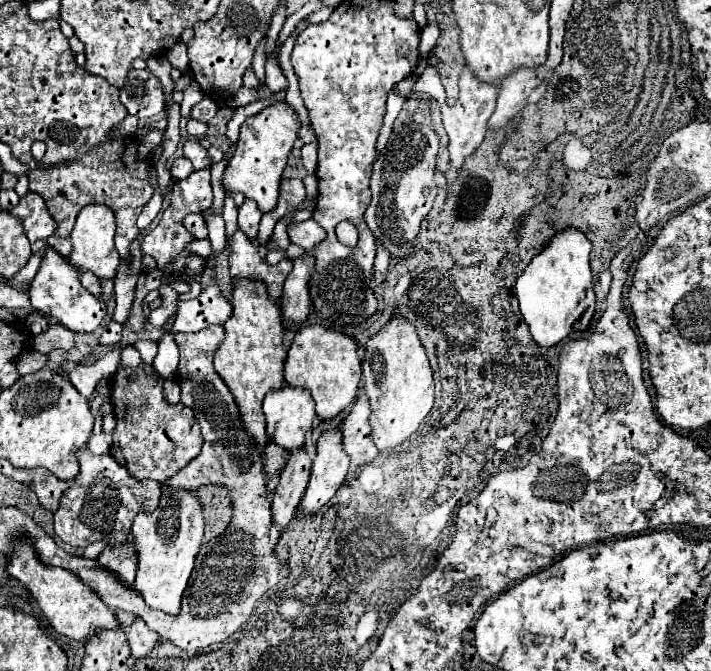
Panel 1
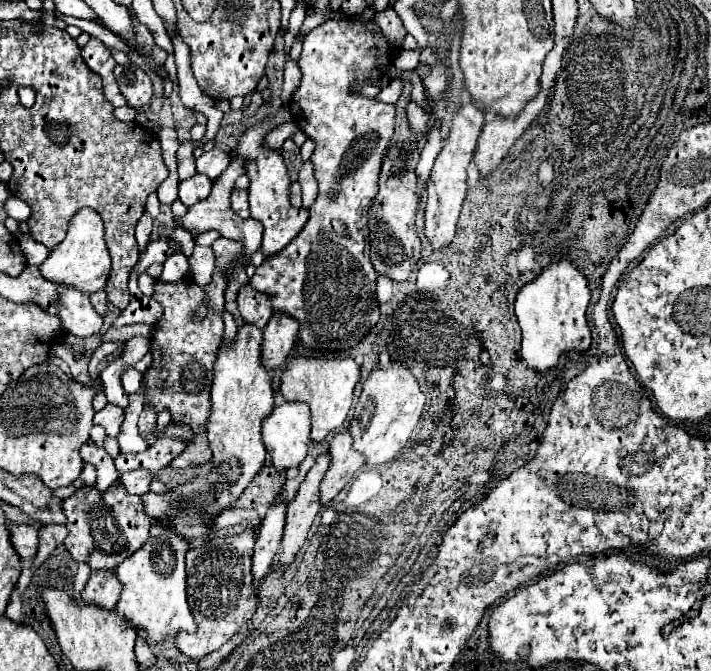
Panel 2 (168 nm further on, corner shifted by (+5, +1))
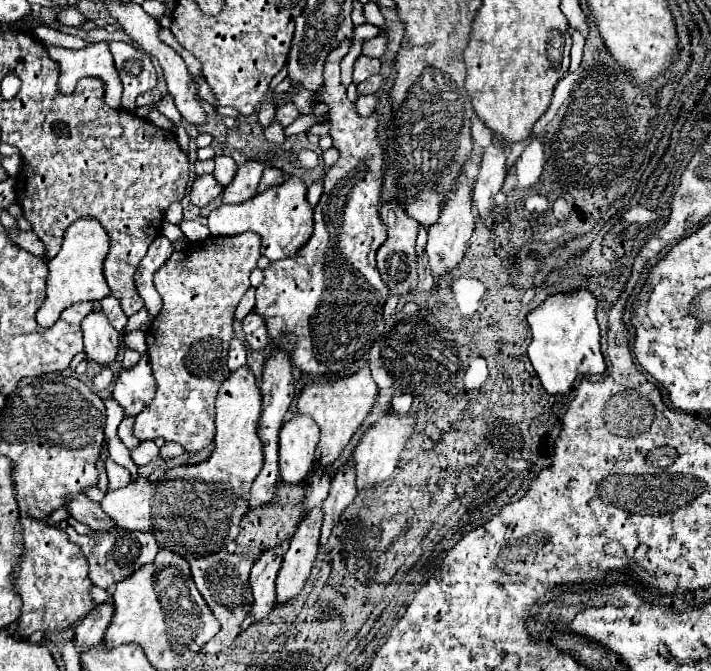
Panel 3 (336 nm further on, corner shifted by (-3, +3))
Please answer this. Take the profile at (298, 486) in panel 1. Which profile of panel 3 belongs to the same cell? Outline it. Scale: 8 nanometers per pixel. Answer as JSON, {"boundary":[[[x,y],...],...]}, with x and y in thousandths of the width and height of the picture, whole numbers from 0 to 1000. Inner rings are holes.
{"boundary":[[[388,814],[383,820],[374,820],[354,844],[352,876],[354,876],[357,897],[349,912],[349,921],[354,927],[368,927],[377,918],[377,912],[385,906],[388,897],[385,864],[394,841],[397,841],[397,817]]]}

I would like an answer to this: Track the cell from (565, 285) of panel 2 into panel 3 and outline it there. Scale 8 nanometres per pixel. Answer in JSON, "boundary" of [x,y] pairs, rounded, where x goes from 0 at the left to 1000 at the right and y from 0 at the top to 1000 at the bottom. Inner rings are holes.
{"boundary":[[[827,432],[782,438],[743,471],[748,510],[743,534],[771,587],[796,587],[813,560],[850,557],[852,542],[844,525],[844,489],[838,480],[838,444]]]}

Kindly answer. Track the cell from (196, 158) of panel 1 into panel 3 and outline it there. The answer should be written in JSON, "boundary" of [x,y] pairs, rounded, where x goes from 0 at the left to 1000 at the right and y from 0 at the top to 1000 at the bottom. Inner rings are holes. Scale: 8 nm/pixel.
{"boundary":[[[312,230],[312,232],[304,232],[304,253],[301,253],[301,265],[312,274],[312,277],[321,277],[329,262],[332,262],[332,241],[329,235]]]}

